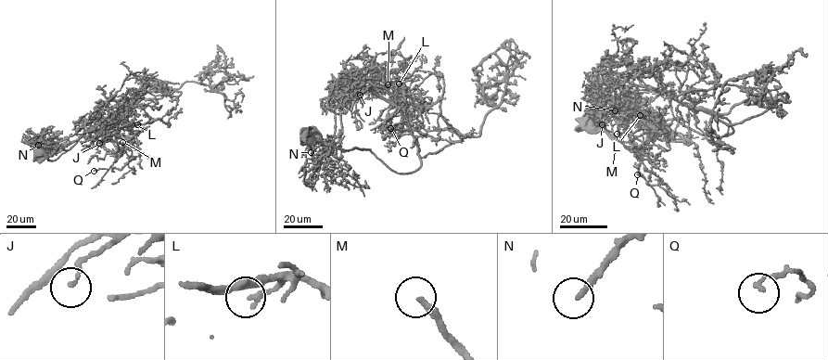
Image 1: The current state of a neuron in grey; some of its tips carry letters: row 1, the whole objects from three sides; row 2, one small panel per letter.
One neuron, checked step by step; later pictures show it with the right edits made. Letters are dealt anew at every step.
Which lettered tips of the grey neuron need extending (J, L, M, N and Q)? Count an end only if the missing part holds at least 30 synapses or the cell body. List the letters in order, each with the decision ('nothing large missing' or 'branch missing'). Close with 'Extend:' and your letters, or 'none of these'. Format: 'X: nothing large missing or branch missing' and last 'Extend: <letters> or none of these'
J: nothing large missing
L: nothing large missing
M: nothing large missing
N: branch missing
Q: nothing large missing
Extend: N

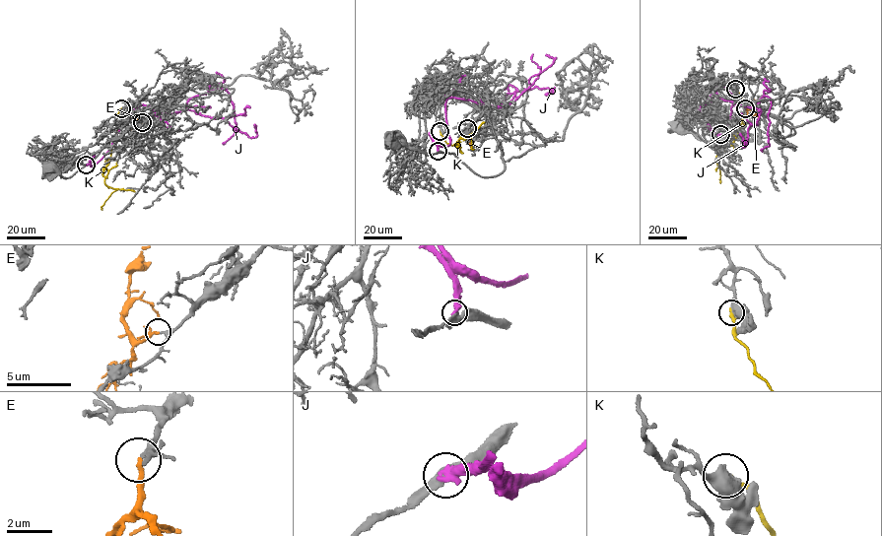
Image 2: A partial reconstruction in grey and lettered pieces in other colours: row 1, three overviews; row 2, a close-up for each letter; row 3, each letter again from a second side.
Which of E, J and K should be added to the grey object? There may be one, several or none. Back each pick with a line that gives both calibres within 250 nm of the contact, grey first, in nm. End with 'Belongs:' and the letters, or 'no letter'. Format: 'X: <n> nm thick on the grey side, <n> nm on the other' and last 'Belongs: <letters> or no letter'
E: 240 nm thick on the grey side, 200 nm on the other
Belongs: E

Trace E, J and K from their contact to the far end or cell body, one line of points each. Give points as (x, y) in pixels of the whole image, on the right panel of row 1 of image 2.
E: (744, 108), (759, 116)
J: (720, 135), (732, 100), (717, 88), (743, 106), (766, 96), (769, 146), (761, 150)
K: (735, 89), (744, 100), (745, 113), (736, 137), (716, 157), (720, 183)

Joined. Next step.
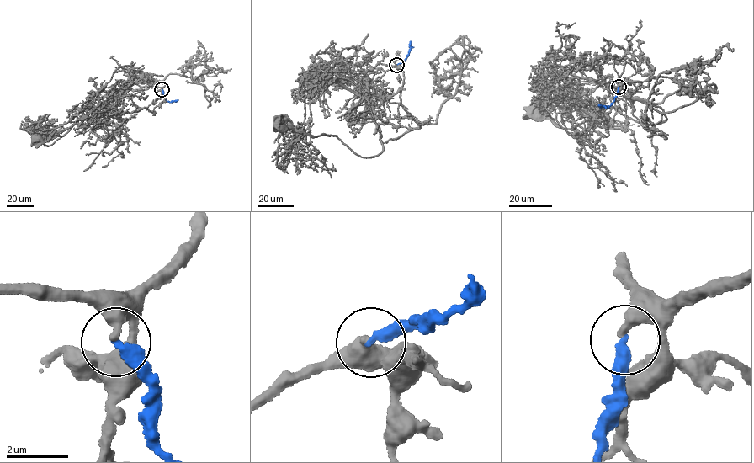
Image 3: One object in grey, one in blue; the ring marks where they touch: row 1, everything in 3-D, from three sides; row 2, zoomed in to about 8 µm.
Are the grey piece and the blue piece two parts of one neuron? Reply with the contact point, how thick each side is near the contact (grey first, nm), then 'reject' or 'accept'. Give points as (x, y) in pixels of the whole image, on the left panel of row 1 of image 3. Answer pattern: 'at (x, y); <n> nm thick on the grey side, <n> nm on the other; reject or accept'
at (161, 89); 380 nm thick on the grey side, 400 nm on the other; reject

